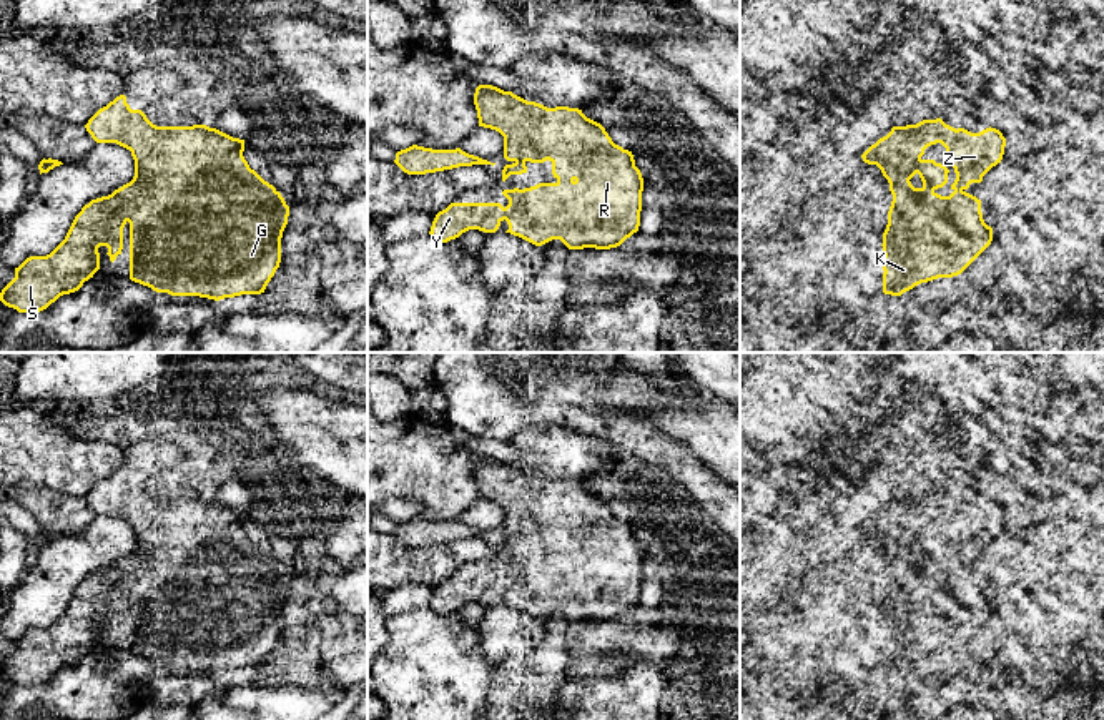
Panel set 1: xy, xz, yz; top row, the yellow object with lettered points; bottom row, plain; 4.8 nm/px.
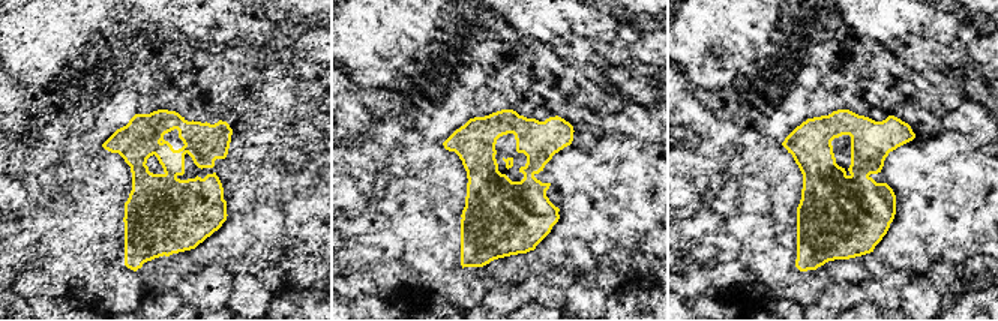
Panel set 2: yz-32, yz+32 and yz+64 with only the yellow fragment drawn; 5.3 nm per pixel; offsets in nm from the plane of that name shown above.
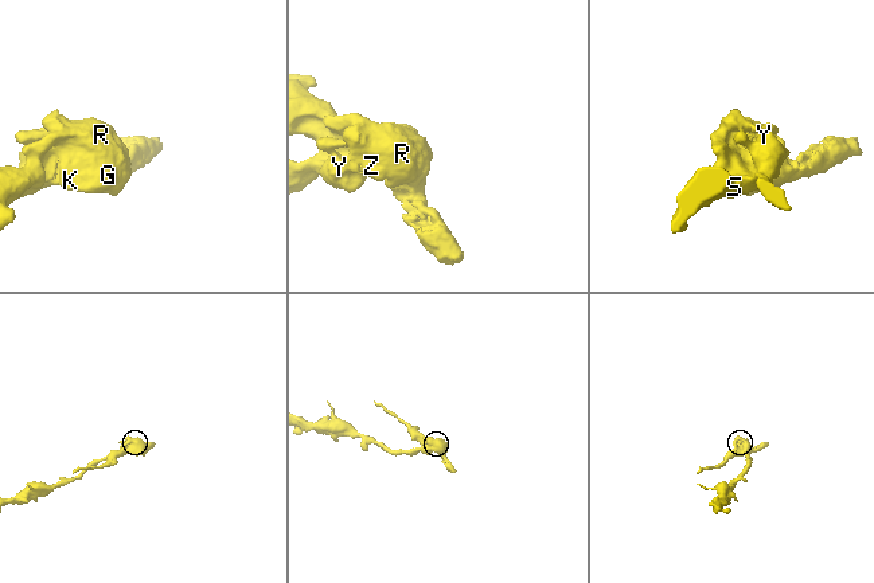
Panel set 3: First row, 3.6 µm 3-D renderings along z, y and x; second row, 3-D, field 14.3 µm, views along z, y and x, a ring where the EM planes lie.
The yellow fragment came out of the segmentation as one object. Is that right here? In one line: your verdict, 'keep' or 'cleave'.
keep

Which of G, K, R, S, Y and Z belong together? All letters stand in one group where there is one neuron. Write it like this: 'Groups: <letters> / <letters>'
Groups: G K R S Y Z

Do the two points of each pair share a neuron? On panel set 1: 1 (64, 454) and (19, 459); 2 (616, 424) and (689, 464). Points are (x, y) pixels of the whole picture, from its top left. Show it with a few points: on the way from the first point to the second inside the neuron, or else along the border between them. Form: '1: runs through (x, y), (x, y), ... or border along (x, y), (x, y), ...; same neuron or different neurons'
1: runs through (52, 456), (30, 456); same neuron
2: runs through (634, 434), (670, 453); same neuron

